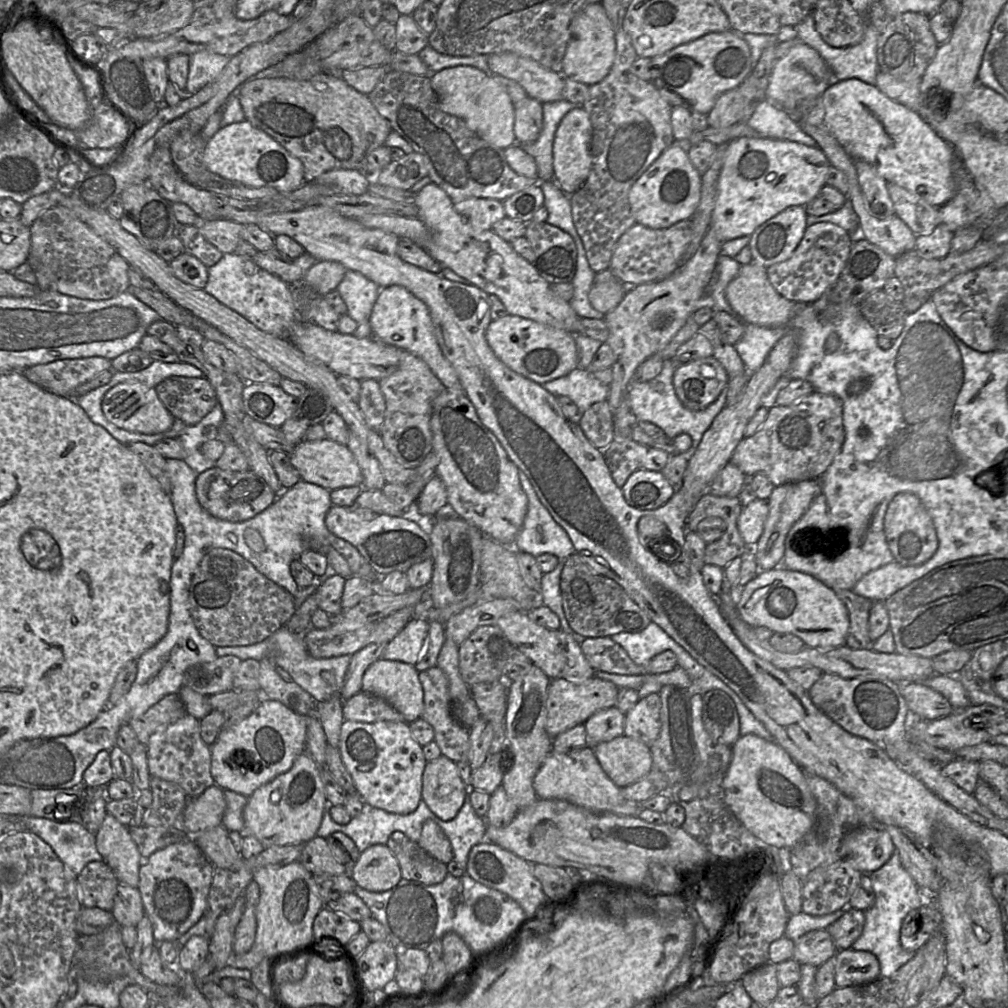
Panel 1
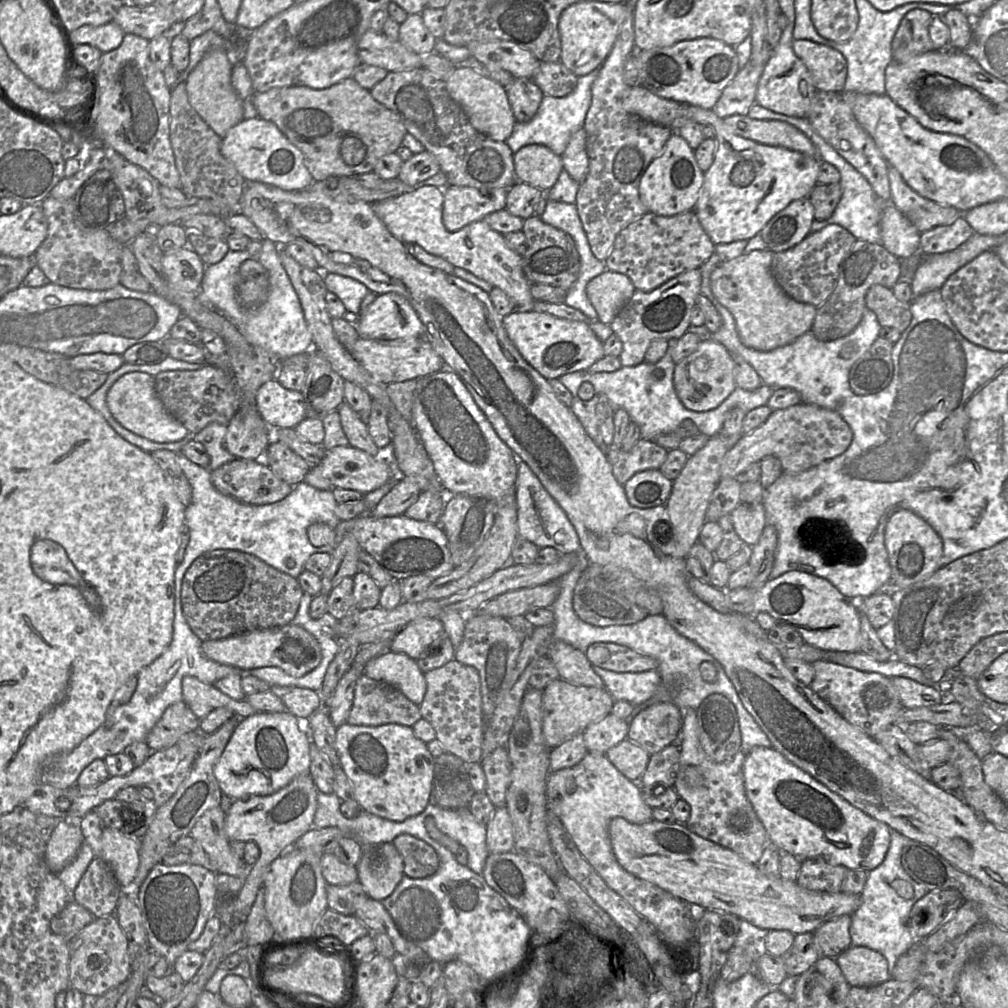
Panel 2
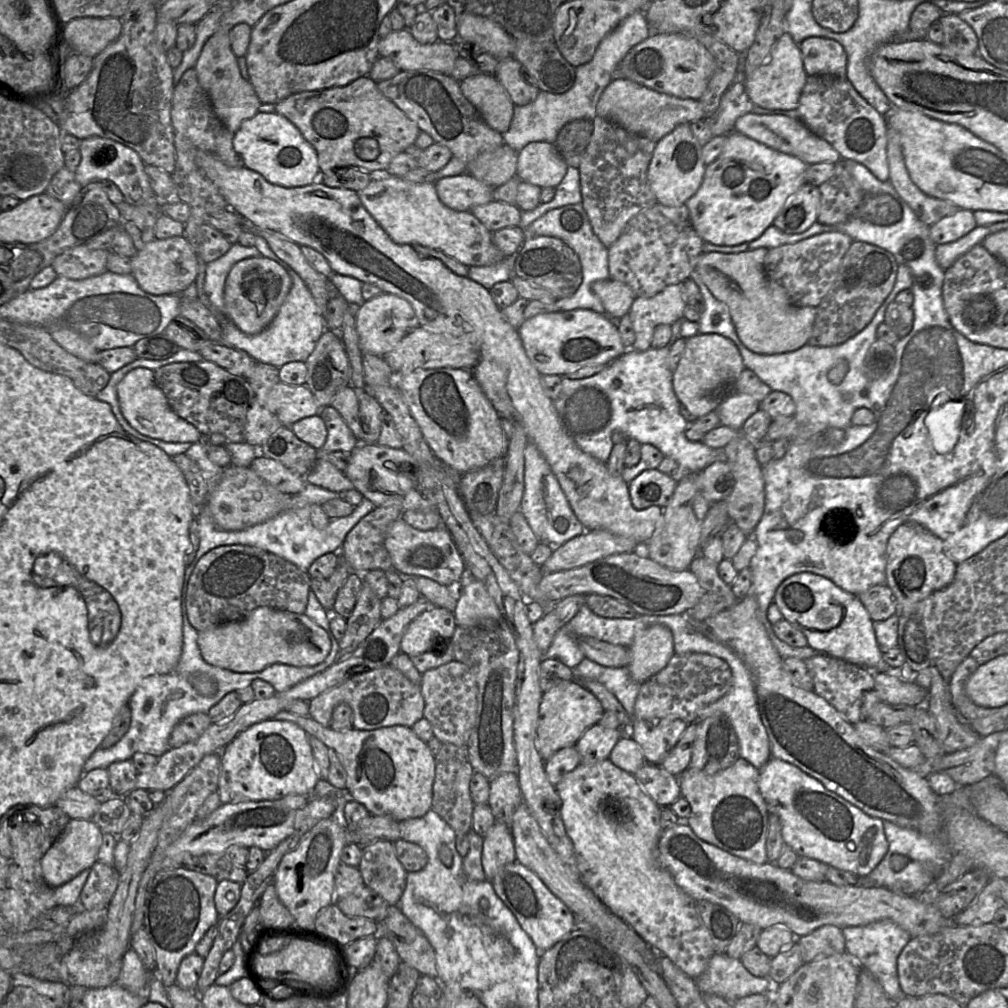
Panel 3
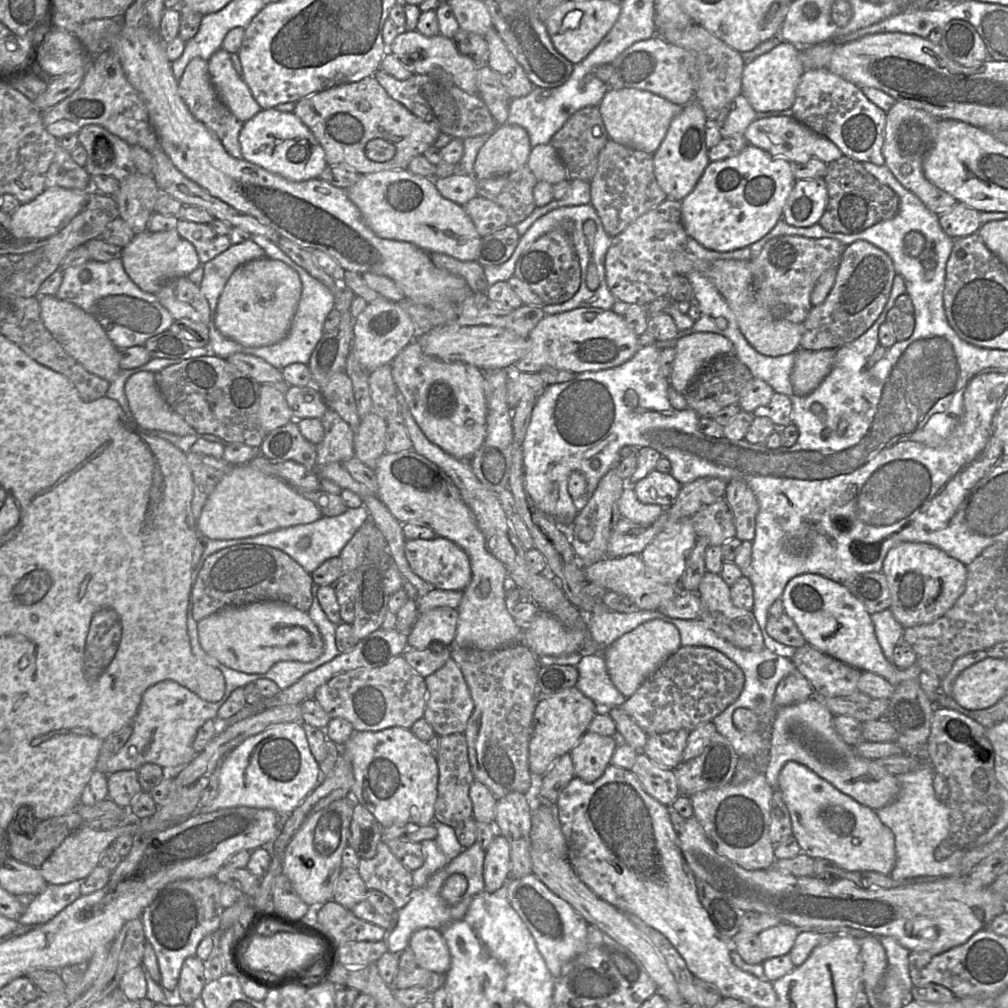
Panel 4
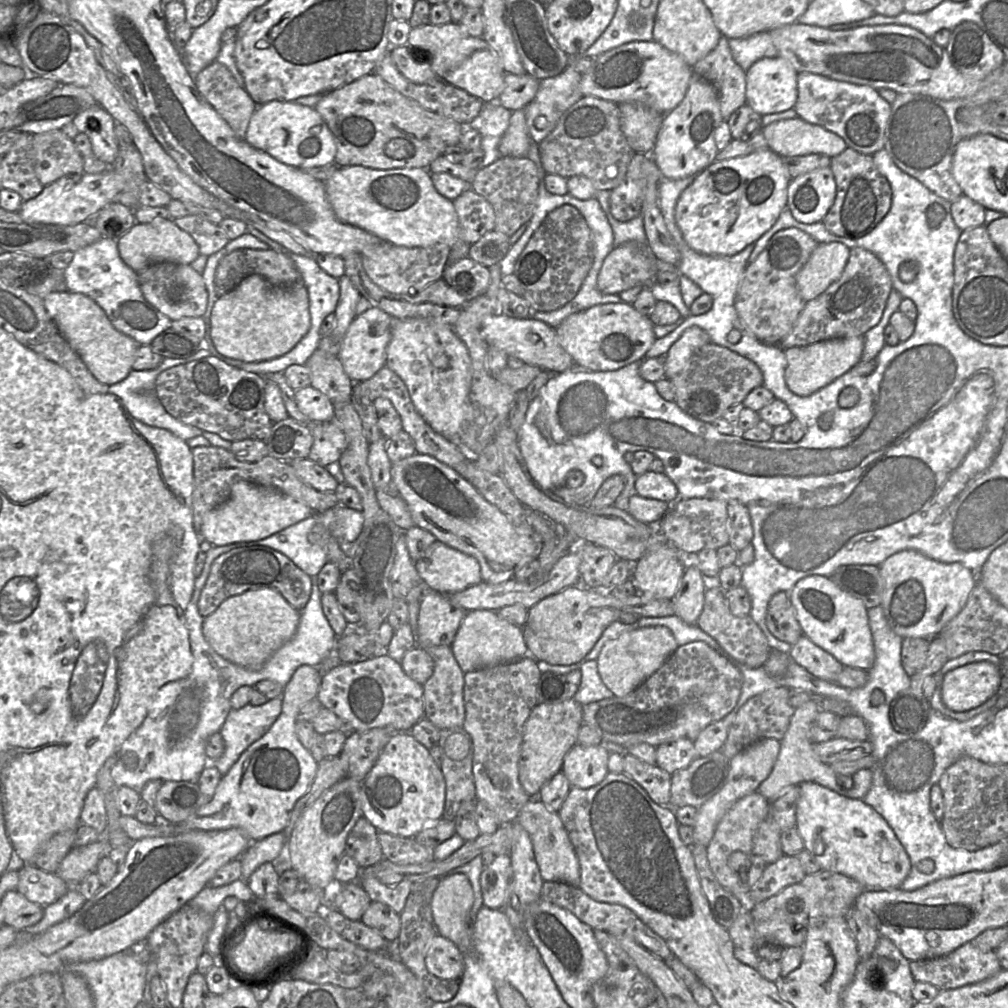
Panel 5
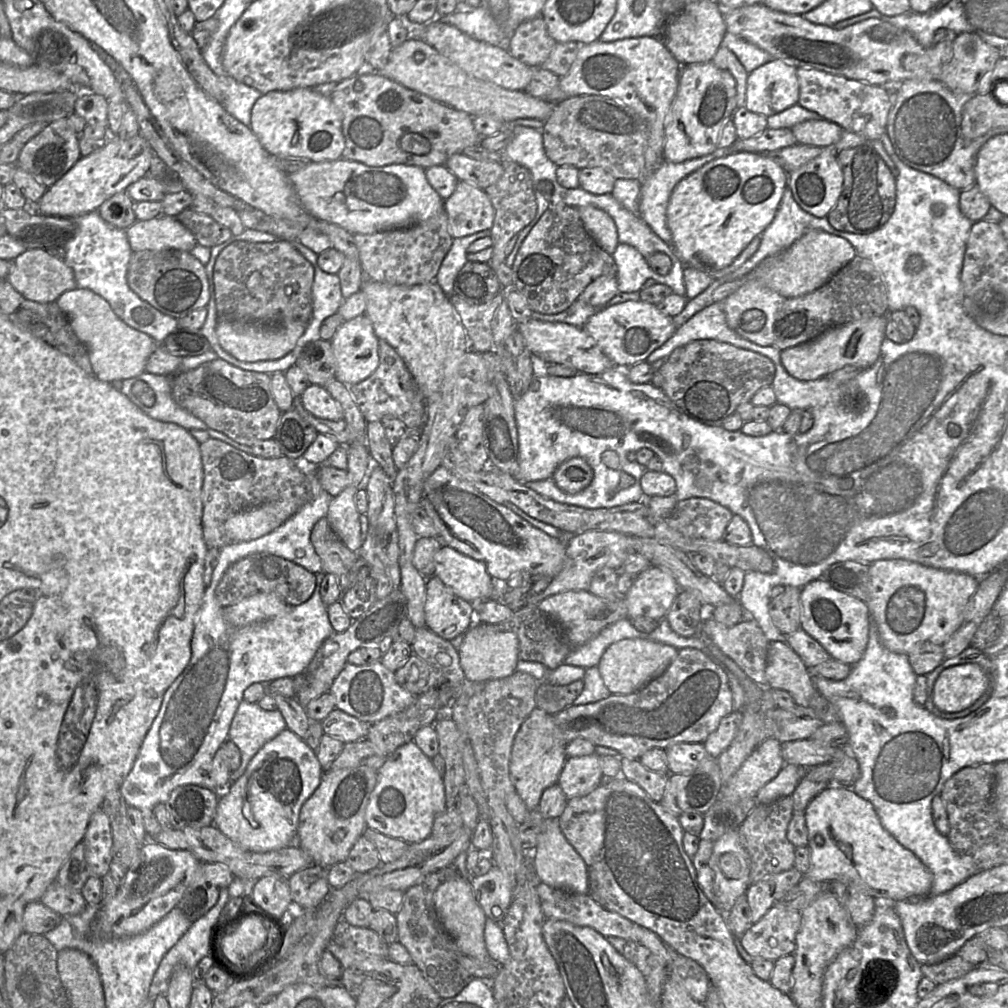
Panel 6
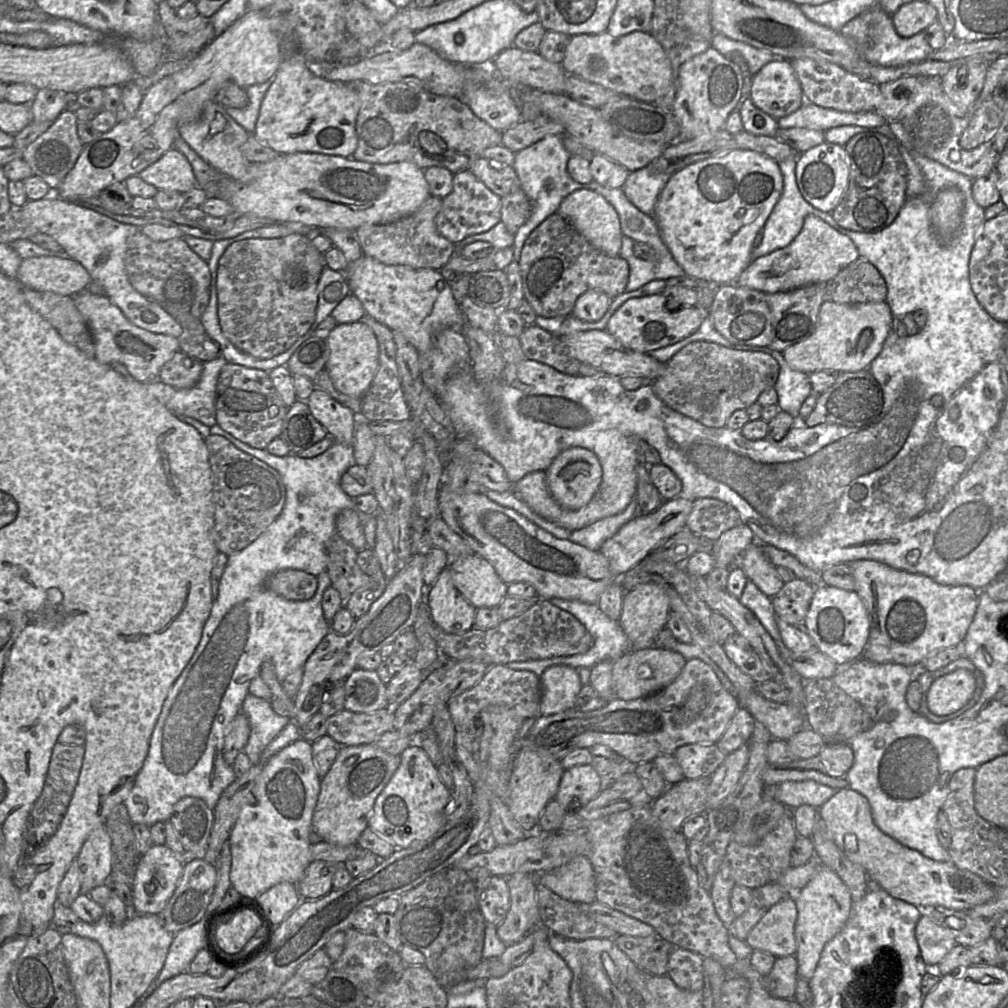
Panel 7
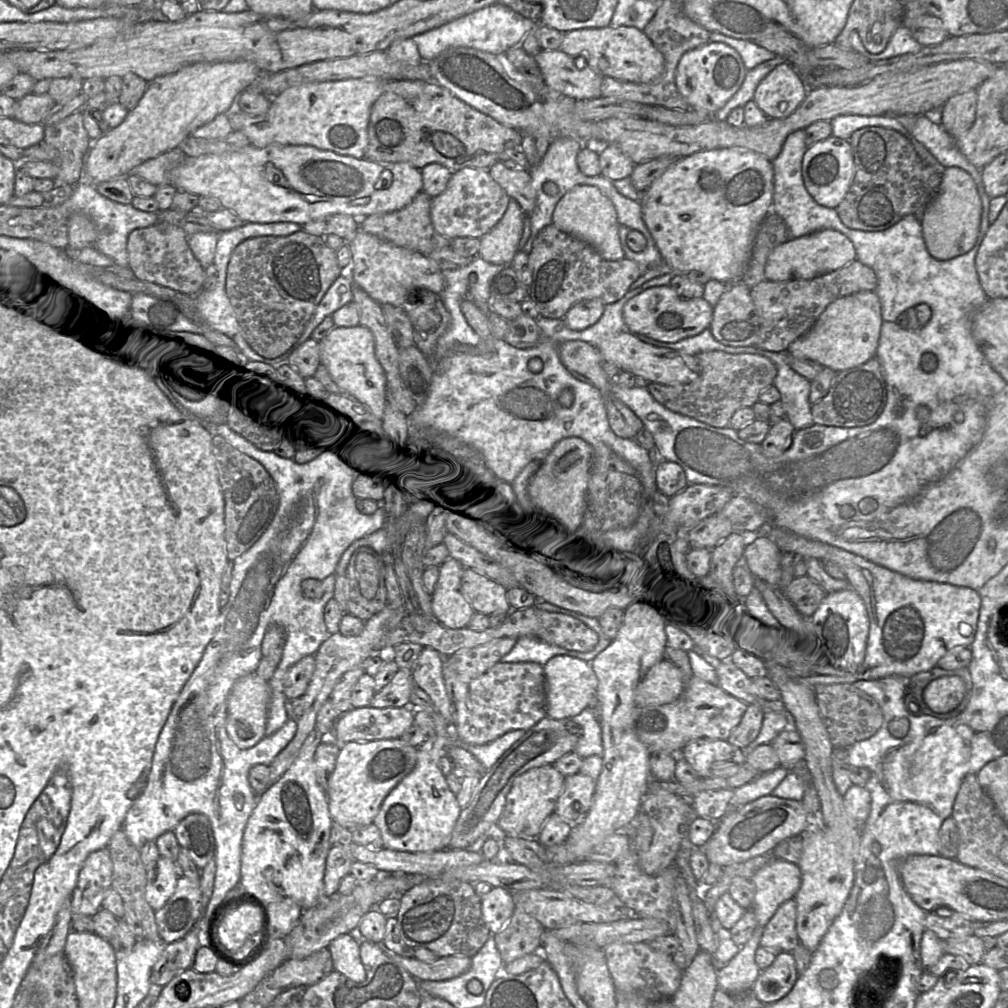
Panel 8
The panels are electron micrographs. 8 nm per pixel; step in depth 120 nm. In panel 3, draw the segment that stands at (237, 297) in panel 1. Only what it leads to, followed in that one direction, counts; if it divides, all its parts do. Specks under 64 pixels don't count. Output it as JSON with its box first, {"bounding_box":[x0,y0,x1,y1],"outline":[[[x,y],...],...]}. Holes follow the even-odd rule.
{"bounding_box":[205,244,326,368],"outline":[[[233,244],[225,255],[206,265],[205,293],[219,315],[225,317],[226,314],[224,287],[231,268],[240,260],[261,256],[255,246]],[[291,269],[286,271],[292,280],[291,289],[271,323],[260,333],[248,335],[225,318],[221,322],[220,343],[246,352],[256,362],[277,368],[290,362],[306,362],[326,330],[325,317],[299,275]]]}

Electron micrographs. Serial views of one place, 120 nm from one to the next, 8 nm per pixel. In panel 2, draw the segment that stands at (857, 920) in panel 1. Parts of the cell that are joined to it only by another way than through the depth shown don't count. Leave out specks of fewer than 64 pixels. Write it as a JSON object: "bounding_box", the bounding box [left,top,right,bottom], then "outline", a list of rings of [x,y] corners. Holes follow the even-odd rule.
{"bounding_box":[814,915,852,959],"outline":[[[843,915],[820,925],[814,932],[814,943],[821,957],[835,959],[848,949],[851,943],[852,915]]]}

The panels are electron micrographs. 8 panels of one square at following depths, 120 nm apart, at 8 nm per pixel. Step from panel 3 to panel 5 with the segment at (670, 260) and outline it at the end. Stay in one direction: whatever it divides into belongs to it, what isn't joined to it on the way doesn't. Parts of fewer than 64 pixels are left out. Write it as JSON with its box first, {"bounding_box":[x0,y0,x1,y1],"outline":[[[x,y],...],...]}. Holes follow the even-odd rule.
{"bounding_box":[597,243,656,294],"outline":[[[625,243],[616,246],[605,257],[597,279],[597,287],[603,294],[620,294],[634,286],[651,287],[656,282],[656,257],[647,243],[639,246],[635,243]]]}

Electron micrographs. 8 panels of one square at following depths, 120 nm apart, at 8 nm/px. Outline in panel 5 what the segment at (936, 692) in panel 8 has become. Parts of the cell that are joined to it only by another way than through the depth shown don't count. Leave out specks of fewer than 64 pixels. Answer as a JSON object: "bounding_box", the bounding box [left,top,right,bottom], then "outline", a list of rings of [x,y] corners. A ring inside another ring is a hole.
{"bounding_box":[942,662,1001,712],"outline":[[[992,662],[968,663],[944,675],[942,701],[954,712],[969,711],[995,695],[1001,679],[1000,668]]]}

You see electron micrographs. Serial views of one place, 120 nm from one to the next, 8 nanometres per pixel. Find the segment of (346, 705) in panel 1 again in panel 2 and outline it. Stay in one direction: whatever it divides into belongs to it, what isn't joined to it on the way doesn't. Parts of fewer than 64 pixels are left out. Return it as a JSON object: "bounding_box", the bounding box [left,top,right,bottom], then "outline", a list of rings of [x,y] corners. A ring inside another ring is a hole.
{"bounding_box":[347,674,421,727],"outline":[[[363,674],[355,686],[347,723],[355,726],[395,723],[412,727],[421,718],[420,707],[400,690]]]}

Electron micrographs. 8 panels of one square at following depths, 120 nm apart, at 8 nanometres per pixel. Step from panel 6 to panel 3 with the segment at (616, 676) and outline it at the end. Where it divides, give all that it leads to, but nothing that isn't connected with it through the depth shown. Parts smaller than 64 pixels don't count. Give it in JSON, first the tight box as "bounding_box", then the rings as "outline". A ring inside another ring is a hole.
{"bounding_box":[628,625,675,685],"outline":[[[654,625],[642,631],[629,649],[628,670],[632,679],[642,685],[665,668],[675,655],[673,634],[664,625]]]}

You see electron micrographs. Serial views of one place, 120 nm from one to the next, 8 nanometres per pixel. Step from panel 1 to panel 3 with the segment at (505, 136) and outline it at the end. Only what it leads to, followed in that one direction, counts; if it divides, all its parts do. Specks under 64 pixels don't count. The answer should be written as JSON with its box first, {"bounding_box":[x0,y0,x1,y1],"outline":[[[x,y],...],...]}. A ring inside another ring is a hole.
{"bounding_box":[460,75,515,134],"outline":[[[495,75],[469,76],[460,81],[460,89],[489,127],[500,134],[509,129],[515,105]]]}

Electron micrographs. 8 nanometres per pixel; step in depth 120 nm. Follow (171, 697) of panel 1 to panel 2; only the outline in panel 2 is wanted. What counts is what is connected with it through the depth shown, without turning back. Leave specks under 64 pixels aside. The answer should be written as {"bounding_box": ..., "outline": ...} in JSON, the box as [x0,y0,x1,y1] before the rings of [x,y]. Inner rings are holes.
{"bounding_box":[145,701,200,751],"outline":[[[180,701],[170,705],[148,733],[145,742],[152,751],[174,745],[184,734],[199,730],[200,719]]]}

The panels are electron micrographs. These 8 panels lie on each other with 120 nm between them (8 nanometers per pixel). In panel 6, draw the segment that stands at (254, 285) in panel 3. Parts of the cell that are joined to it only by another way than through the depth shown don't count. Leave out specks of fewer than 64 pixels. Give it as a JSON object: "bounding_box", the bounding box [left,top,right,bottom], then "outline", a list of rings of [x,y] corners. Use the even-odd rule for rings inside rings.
{"bounding_box":[216,321,307,361],"outline":[[[218,321],[216,335],[220,346],[240,361],[278,360],[296,347],[307,326],[299,321],[284,323],[278,326],[266,326],[243,321]]]}

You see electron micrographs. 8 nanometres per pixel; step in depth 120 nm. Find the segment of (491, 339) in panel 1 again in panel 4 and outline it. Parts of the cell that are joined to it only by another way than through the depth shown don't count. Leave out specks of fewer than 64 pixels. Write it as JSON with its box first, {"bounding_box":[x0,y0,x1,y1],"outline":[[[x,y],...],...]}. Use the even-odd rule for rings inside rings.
{"bounding_box":[506,307,640,374],"outline":[[[586,307],[586,308],[576,308],[567,312],[562,312],[554,315],[545,315],[539,323],[535,326],[534,329],[530,331],[527,336],[529,342],[529,350],[527,354],[522,357],[519,361],[517,361],[511,367],[506,368],[506,370],[511,370],[510,368],[515,367],[516,370],[523,373],[538,373],[540,370],[544,368],[553,368],[557,370],[567,370],[576,374],[584,373],[584,372],[594,372],[598,370],[604,370],[608,368],[613,368],[619,366],[629,360],[636,351],[640,348],[639,344],[639,336],[635,334],[635,332],[628,326],[625,321],[624,316],[615,313],[612,309],[604,310],[597,307]]]}

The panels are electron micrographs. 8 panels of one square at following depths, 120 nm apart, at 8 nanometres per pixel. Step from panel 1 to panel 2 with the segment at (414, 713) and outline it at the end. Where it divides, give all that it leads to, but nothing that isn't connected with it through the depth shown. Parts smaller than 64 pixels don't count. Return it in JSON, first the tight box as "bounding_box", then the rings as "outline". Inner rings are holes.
{"bounding_box":[364,651,426,706],"outline":[[[388,651],[372,659],[364,674],[400,690],[414,704],[420,706],[426,694],[426,680],[416,660],[406,654]]]}

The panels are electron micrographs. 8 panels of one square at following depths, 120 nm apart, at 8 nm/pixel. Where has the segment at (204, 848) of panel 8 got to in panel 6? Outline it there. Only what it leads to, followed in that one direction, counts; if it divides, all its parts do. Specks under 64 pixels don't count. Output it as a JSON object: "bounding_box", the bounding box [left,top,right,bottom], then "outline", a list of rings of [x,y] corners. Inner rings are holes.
{"bounding_box":[165,785,220,829],"outline":[[[198,785],[175,788],[165,807],[175,829],[202,828],[214,824],[220,792]]]}

